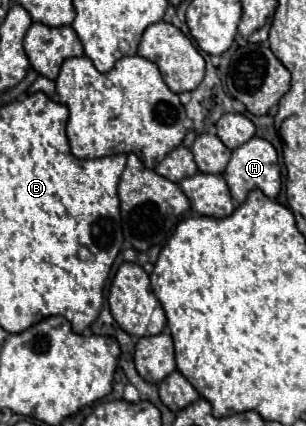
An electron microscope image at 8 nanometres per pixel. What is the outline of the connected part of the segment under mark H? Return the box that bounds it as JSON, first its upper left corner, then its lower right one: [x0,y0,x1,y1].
[224,137,282,203]

